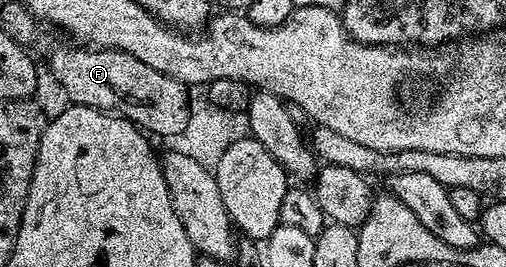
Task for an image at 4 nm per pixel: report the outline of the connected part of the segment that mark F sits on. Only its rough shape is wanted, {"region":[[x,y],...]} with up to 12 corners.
{"region":[[58,46],[71,103],[159,139],[184,131],[183,82],[128,52]]}

